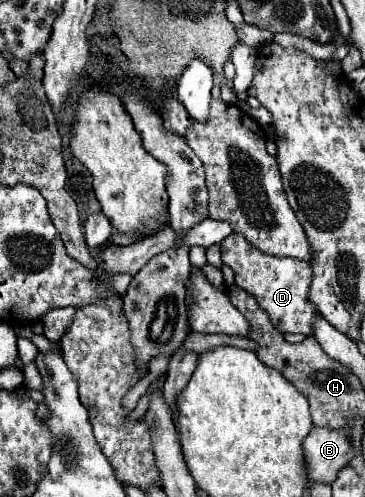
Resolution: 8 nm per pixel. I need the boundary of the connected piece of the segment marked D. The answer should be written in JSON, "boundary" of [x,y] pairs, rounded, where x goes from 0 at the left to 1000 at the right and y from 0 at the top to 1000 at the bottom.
{"boundary":[[[630,471],[603,491],[608,527],[641,543],[647,575],[674,584],[701,600],[712,620],[740,636],[745,652],[767,668],[822,668],[833,676],[855,672],[855,640],[877,636],[866,616],[844,604],[849,567],[855,567],[855,539],[844,527],[811,519],[767,519],[734,515],[701,503],[663,471]]]}

